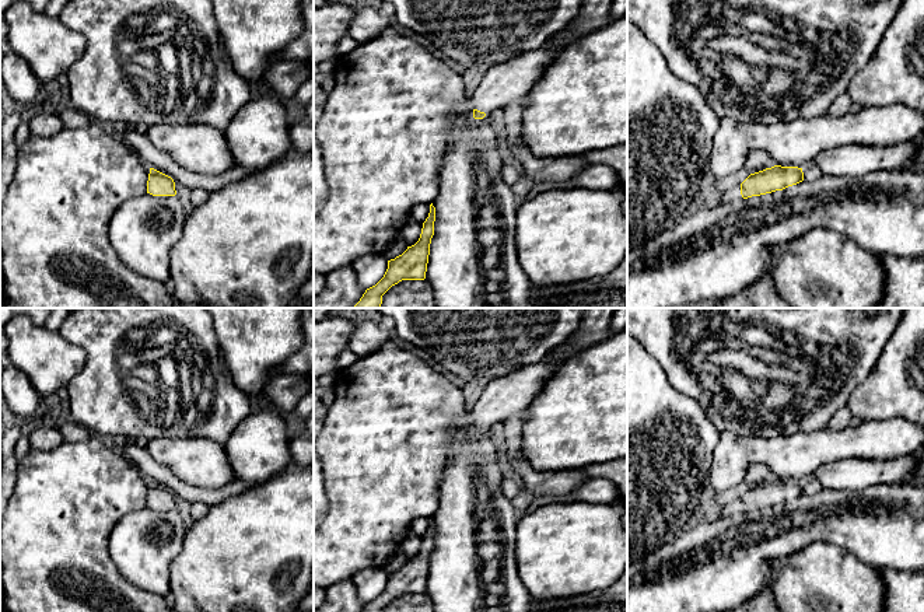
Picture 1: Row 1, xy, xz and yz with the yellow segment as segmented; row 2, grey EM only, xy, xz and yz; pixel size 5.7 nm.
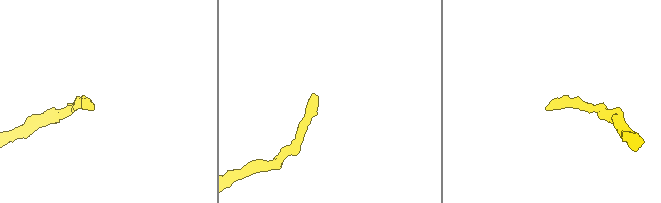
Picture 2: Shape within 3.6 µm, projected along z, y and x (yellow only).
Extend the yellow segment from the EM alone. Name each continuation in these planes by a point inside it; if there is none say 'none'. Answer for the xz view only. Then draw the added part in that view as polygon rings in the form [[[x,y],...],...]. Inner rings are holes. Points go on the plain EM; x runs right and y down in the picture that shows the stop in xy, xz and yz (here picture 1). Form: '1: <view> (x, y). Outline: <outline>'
1: xz (510, 394). Outline: [[[564,343],[550,350],[538,363],[519,367],[508,373],[507,375],[490,380],[486,388],[483,389],[482,395],[479,396],[477,402],[472,405],[473,423],[484,426],[490,430],[491,426],[503,423],[508,416],[514,413],[524,415],[545,382],[545,377],[549,374],[554,353],[563,345]]]

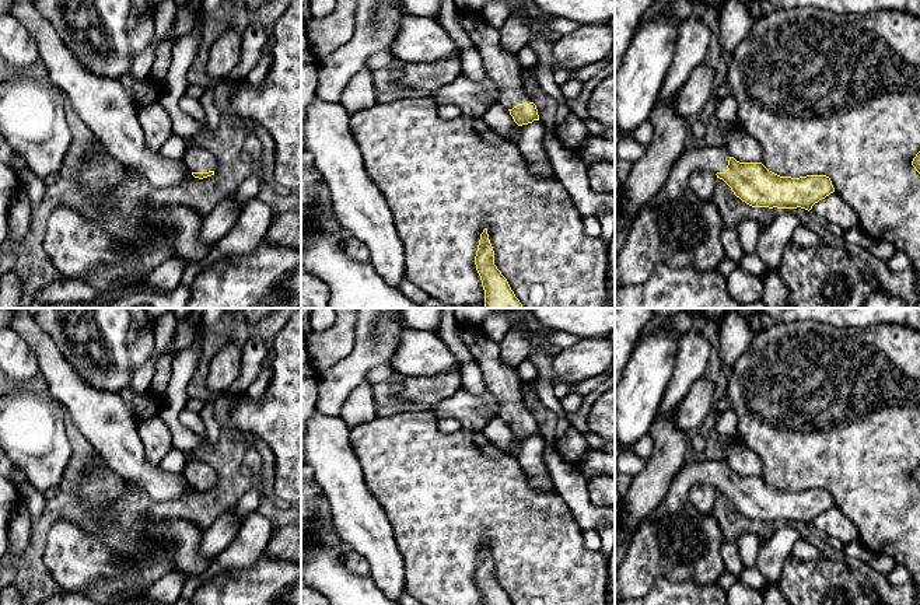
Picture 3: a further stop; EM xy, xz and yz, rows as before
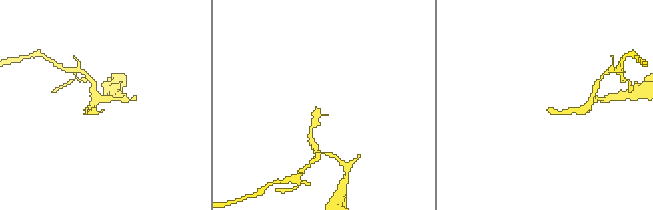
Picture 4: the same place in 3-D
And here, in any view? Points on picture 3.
1: yz (675, 541). Outline: [[[692,455],[674,475],[668,492],[660,504],[637,525],[620,566],[615,570],[615,598],[625,601],[646,595],[660,578],[716,584],[724,573],[721,543],[724,535],[713,514],[697,511],[689,501],[689,492],[696,485],[725,486],[730,466],[725,459],[697,461]]]

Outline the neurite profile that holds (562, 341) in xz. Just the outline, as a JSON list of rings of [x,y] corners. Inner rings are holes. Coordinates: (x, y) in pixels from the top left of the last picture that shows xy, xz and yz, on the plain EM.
[[[552,331],[552,332],[545,332],[545,335],[548,340],[550,342],[550,345],[557,347],[559,350],[567,349],[578,340],[578,338],[576,338],[571,333],[566,333],[566,332]]]

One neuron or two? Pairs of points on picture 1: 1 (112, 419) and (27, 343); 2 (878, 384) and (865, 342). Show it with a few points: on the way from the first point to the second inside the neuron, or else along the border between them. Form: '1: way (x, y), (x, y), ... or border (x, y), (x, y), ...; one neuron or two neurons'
1: border (83, 349), (86, 364), (65, 385); two neurons
2: border (889, 339), (878, 362), (853, 394); two neurons

